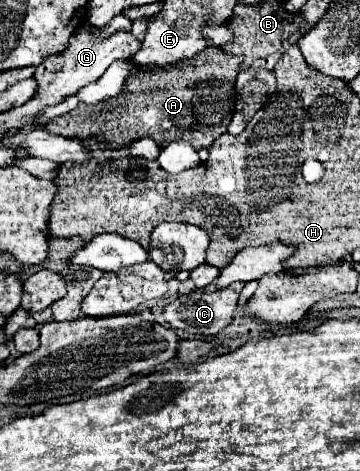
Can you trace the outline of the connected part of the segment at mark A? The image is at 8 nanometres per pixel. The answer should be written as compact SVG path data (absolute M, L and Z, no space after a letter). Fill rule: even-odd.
M210 46L200 56L194 56L192 60L168 64L168 66L134 66L132 76L128 78L128 84L124 84L124 92L112 100L104 100L100 104L84 104L80 102L74 110L52 118L46 124L48 132L64 134L64 136L76 136L76 138L96 138L106 142L110 148L122 148L138 138L150 136L160 148L164 148L168 142L182 140L188 132L184 130L200 130L202 132L202 146L212 144L220 134L226 132L226 126L230 124L232 112L234 112L234 82L238 74L238 62L236 58L228 58L222 48Z

